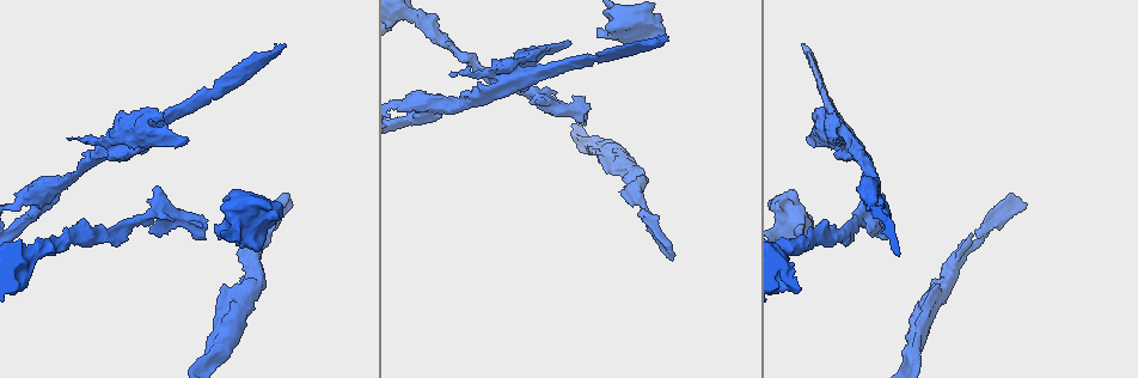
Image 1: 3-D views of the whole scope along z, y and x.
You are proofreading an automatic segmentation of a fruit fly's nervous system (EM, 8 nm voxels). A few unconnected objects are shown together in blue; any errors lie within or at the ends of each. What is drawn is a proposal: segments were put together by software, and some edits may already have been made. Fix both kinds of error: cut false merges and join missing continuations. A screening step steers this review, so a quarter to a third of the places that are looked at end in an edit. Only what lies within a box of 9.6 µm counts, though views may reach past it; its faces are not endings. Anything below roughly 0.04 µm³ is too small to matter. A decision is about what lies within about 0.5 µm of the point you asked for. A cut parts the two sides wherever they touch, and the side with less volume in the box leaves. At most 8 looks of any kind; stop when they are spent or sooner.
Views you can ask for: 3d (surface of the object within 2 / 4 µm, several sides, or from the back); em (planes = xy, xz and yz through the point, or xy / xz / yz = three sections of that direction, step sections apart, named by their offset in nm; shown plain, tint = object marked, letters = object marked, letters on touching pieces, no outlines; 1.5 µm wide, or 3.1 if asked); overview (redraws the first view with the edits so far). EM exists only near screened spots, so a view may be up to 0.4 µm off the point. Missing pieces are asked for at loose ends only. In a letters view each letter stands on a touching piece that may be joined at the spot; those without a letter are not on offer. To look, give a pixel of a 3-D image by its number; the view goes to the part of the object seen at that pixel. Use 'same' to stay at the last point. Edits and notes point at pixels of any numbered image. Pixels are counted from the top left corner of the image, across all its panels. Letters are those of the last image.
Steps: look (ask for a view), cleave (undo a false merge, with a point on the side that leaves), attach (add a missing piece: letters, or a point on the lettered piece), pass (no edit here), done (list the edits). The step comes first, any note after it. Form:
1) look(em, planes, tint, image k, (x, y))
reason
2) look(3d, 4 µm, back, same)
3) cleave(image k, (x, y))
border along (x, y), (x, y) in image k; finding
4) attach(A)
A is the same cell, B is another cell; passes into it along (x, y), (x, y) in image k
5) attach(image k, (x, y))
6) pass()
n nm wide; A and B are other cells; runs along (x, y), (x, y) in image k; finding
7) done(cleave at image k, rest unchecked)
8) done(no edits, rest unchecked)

look(3d, 4 µm, image 1, (976, 241))
narrows sharply

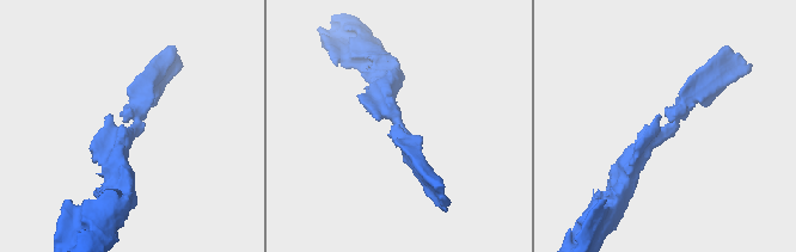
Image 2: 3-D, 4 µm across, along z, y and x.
look(em, xz, step 4, tint, image 2, (131, 126))
now the EM

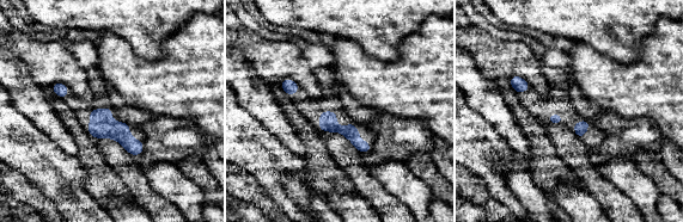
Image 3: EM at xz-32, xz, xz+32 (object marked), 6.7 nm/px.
look(em, planes, letters, same)

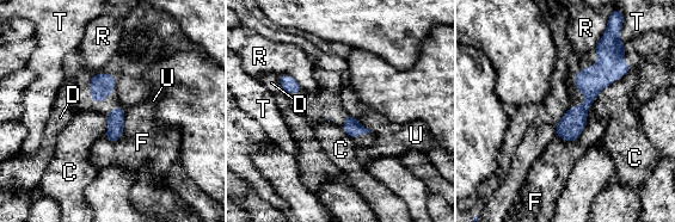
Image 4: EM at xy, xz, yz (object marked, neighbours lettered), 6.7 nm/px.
pass()
F touches over 260 nm; C, D, F, R, T and U are other cells; border along (106, 116), (106, 134), (104, 136) in image 4; one neuron here

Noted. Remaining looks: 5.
look(em, planes, letters, image 1, (288, 204))
branch stops here

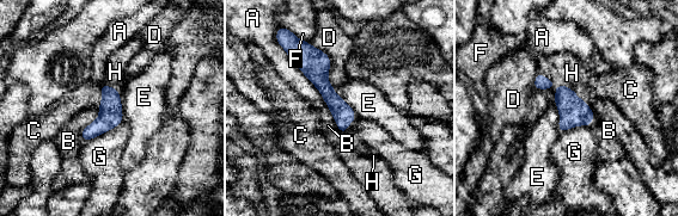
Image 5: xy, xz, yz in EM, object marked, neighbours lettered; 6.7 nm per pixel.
attach(image 5, (572, 73))
A touches over 440 nm; H is the same cell, A, B, C, D, E, F and G are other cells; passes into it along (573, 111), (566, 86), (572, 73) in image 5; the neuron continues

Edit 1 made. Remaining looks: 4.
look(3d, 4 µm, image 1, (939, 284))
stops while still wide

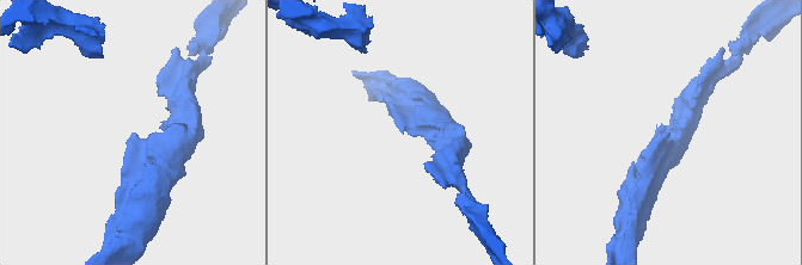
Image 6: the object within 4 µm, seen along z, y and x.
look(em, planes, letters, image 6, (132, 135))
now the EM

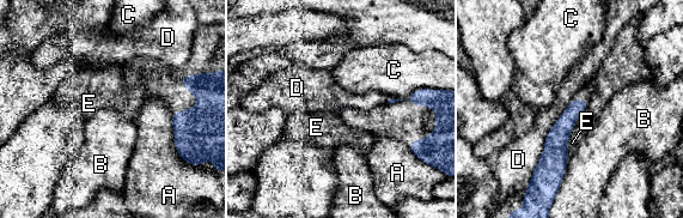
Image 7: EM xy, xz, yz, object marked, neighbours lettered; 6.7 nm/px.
pass()
A, B, C, D and E are other cells; runs along (584, 102), (558, 137), (559, 176) in image 7; no lettered piece goes on from it

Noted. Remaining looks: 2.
done(attach at image 5, rest unchecked)

